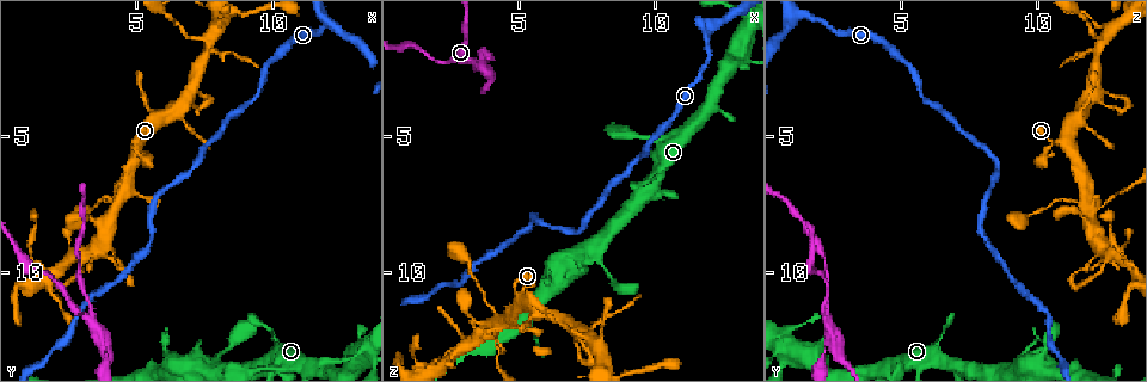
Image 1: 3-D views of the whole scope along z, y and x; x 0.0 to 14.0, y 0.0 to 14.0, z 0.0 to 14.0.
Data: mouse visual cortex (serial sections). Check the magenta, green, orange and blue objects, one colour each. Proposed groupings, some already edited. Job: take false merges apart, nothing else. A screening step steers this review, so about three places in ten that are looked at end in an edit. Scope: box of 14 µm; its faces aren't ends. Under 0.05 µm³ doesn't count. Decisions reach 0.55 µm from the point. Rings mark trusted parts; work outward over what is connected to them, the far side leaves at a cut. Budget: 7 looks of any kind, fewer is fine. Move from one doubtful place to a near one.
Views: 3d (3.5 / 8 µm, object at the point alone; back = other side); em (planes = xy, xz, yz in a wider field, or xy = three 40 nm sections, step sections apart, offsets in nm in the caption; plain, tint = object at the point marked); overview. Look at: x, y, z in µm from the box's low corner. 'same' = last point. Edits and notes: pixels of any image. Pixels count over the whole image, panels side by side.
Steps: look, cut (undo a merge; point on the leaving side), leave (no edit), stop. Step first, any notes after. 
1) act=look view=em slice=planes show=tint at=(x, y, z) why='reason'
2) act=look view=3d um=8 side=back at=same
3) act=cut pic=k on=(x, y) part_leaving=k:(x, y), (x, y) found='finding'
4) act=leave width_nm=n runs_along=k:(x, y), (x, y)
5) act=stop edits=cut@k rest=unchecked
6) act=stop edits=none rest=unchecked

act=look view=em slice=planes show=tint at=(7.6, 1.5, 12.3) why='thick turns thin'

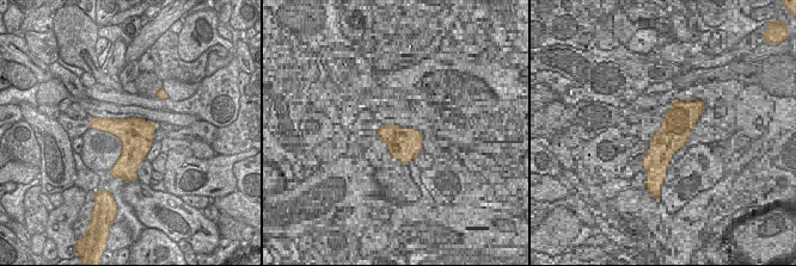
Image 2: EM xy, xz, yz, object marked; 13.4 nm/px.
act=look view=3d um=3.5 at=same why='see where the arms go'

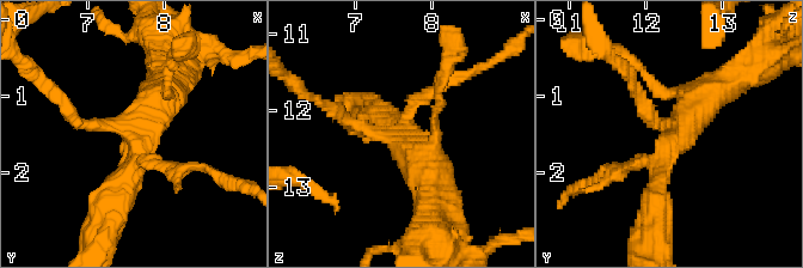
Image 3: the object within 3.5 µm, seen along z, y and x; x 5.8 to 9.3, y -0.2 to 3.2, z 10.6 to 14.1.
act=leave arms=4 arm_widths_nm=150,150,300,500 runs_along=3:(656, 205), (662, 157), (727, 83) found='continuous, no second cell'

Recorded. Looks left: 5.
act=look view=3d um=3.5 at=(4.1, 7.4, 12.7) why='sudden change in width'

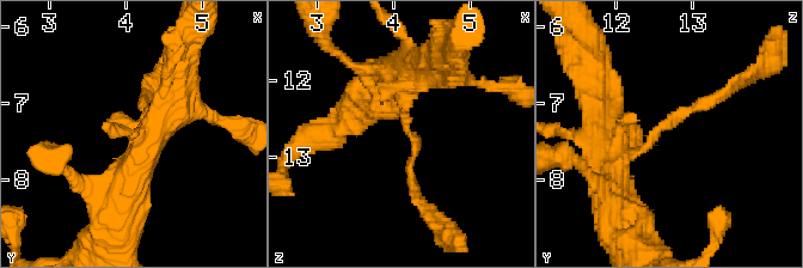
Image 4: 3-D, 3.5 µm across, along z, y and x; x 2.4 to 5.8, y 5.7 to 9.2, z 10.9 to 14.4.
act=look view=em slice=planes show=tint at=(4.15, 7.35, 12.60) arm_widths_nm=150,350

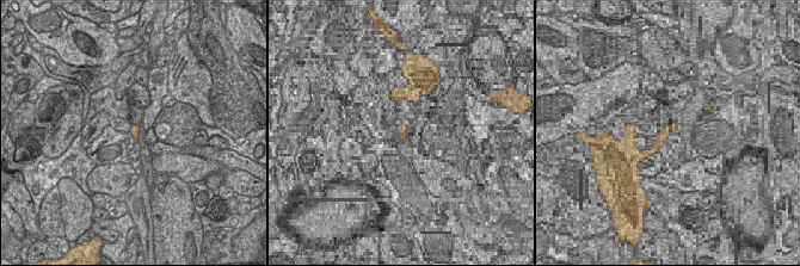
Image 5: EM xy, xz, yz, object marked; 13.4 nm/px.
act=leave runs_along=4:(423, 64), (405, 85), (412, 186) found='all the same cell'

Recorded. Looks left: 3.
act=look view=3d um=3.5 at=(3.8, 9.2, 12.4) why='a fork'

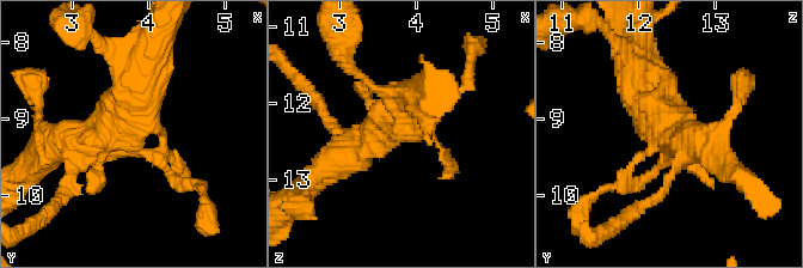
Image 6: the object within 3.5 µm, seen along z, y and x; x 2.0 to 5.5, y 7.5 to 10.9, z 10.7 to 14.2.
act=look view=em slice=xy step=3 show=tint at=(3.75, 9.25, 12.30)

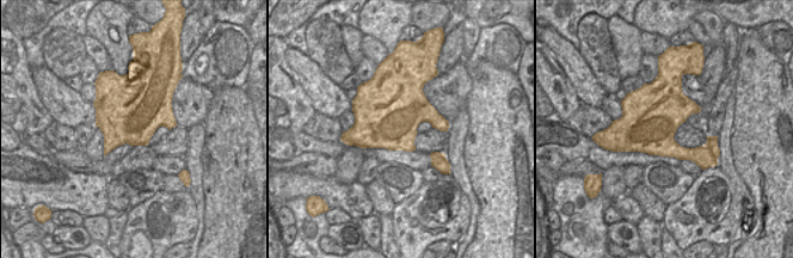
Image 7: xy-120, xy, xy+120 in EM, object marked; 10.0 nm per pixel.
act=leave runs_along=6:(149, 52), (142, 96), (57, 147) found='one cell here'

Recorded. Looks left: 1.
act=stop edits=none rest=unchecked

